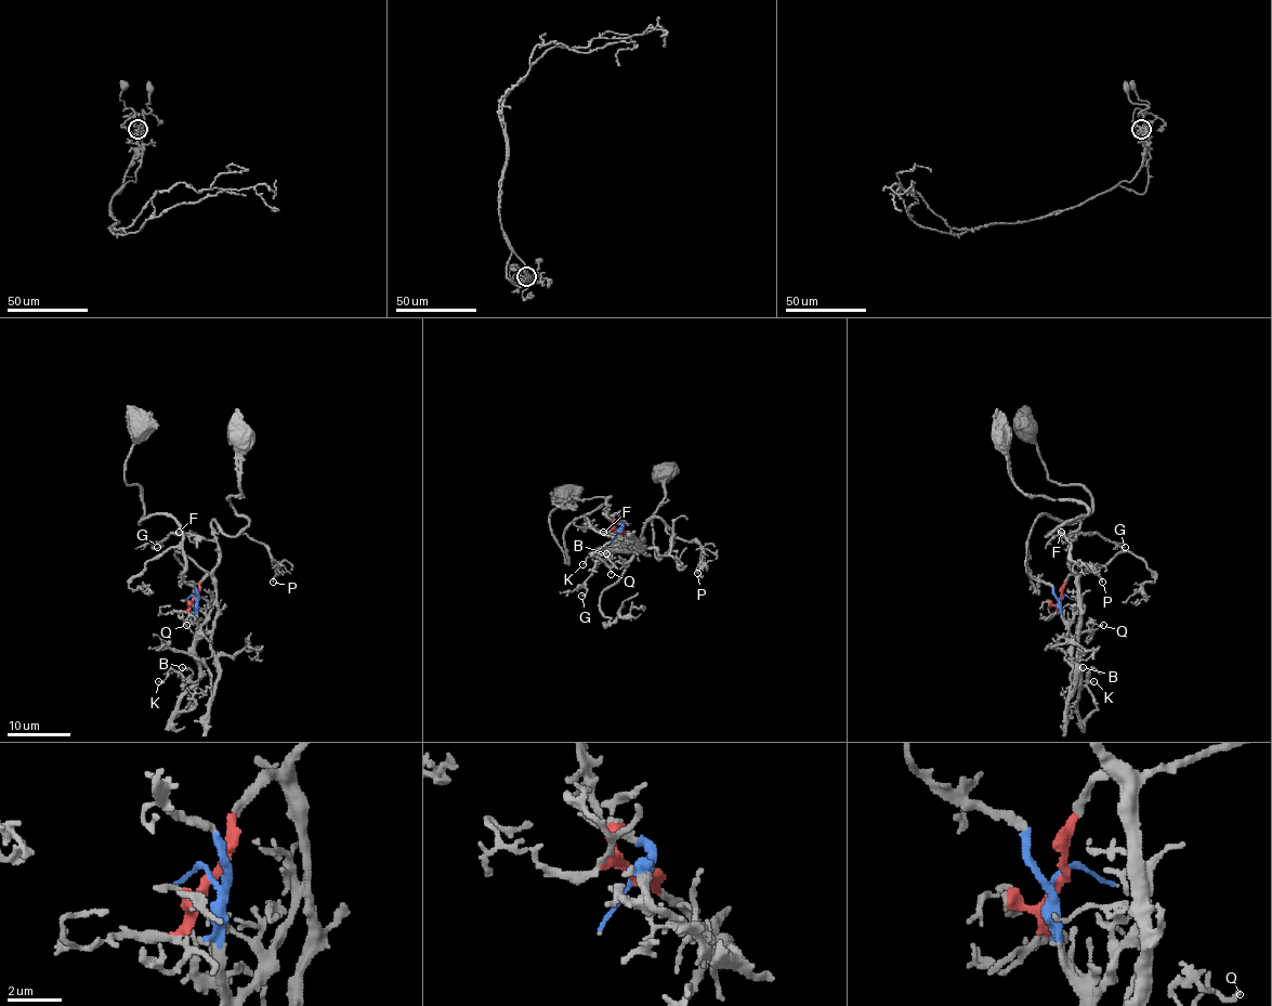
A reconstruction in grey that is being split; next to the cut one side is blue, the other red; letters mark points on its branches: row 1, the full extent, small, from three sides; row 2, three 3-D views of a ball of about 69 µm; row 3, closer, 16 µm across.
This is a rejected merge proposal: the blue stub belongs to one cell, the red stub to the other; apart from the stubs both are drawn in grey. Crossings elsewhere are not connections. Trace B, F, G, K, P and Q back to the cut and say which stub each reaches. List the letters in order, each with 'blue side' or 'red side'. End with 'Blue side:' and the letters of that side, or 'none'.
B: blue side
F: red side
G: red side
K: blue side
P: red side
Q: blue side
Blue side: B, K, Q

